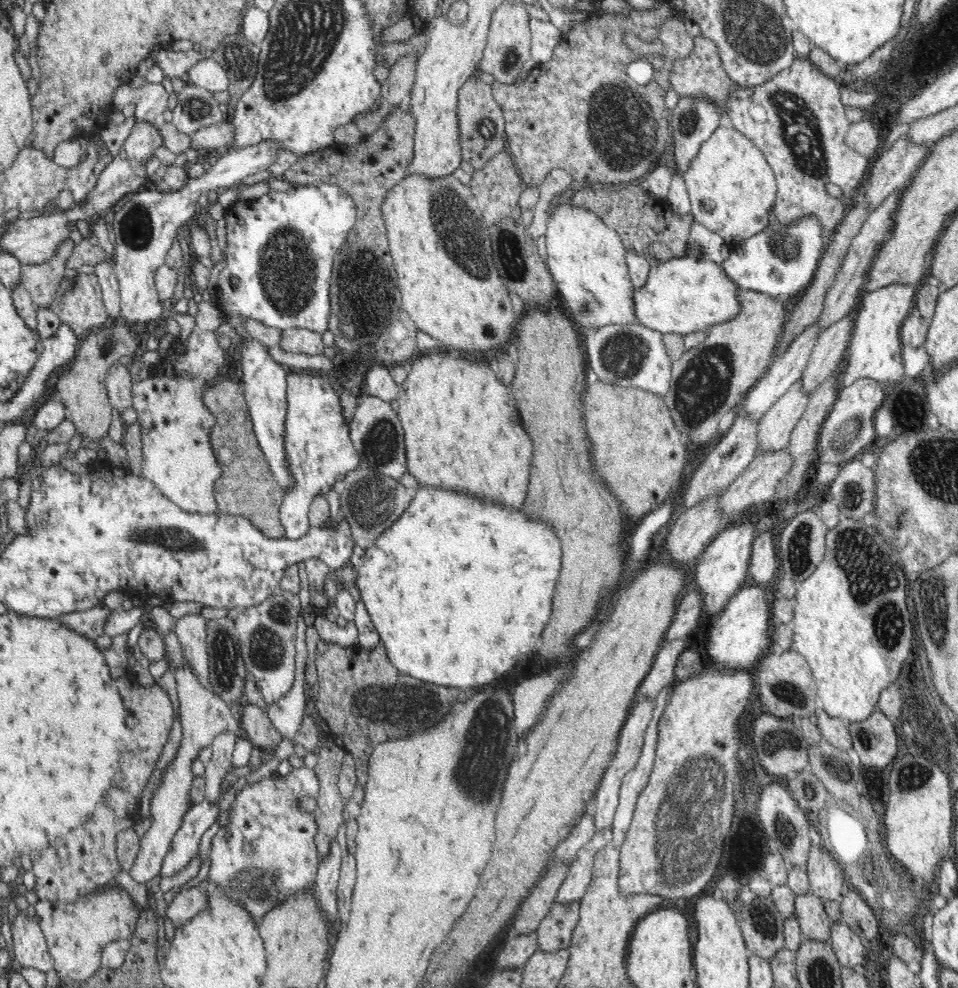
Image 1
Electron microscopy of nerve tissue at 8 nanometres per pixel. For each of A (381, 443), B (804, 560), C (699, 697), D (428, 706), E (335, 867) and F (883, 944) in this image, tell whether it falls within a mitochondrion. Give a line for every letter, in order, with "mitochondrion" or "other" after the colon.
A: mitochondrion
B: mitochondrion
C: other
D: mitochondrion
E: other
F: other

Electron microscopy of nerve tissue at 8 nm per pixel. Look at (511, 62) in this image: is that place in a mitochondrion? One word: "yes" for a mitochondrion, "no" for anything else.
yes

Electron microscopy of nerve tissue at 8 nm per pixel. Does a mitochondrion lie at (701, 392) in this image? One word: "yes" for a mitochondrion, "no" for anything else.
yes

